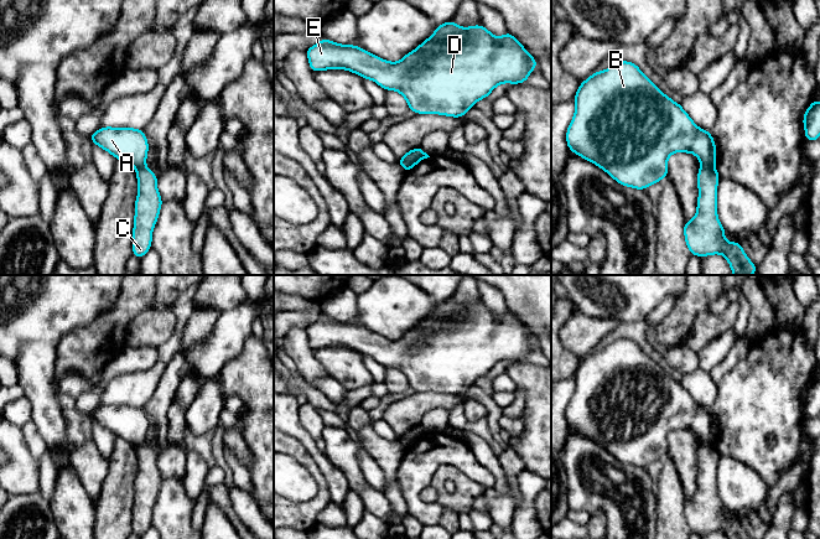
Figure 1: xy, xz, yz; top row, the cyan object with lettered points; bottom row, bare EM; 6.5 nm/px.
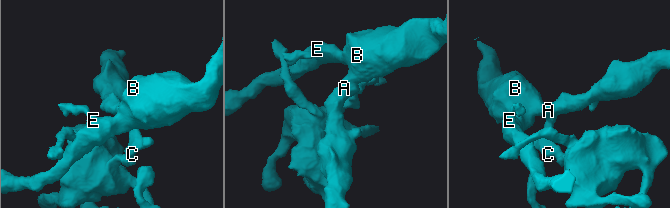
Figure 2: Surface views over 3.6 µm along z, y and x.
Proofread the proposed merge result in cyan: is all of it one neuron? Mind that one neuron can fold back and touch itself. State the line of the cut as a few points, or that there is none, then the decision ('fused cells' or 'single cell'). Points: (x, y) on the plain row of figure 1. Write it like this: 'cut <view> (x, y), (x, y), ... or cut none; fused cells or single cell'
cut yz (701, 442), (714, 445); fused cells

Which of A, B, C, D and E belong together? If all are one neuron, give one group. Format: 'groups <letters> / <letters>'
groups A B D E / C

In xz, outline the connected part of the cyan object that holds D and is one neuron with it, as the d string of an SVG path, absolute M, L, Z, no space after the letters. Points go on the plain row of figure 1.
M453 297L437 302L435 310L398 340L383 337L355 322L341 322L326 316L306 327L308 343L316 351L346 347L372 357L385 368L399 369L415 392L438 392L462 395L479 377L504 361L525 361L536 337L508 309L495 315L483 302L460 305Z

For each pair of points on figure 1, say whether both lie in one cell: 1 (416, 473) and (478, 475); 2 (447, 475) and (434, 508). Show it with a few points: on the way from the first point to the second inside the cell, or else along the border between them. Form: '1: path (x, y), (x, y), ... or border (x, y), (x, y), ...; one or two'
1: path (431, 459), (461, 457), (463, 460); one
2: border (436, 499), (444, 507); two

